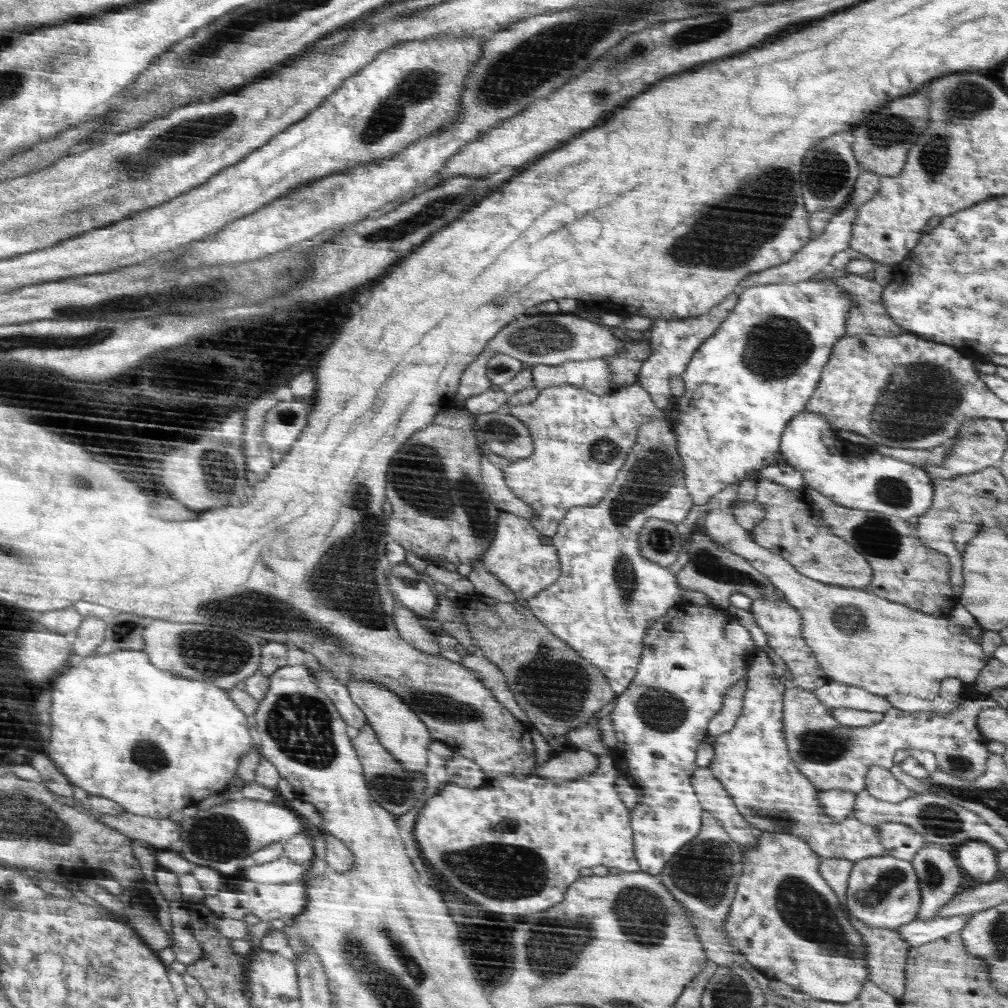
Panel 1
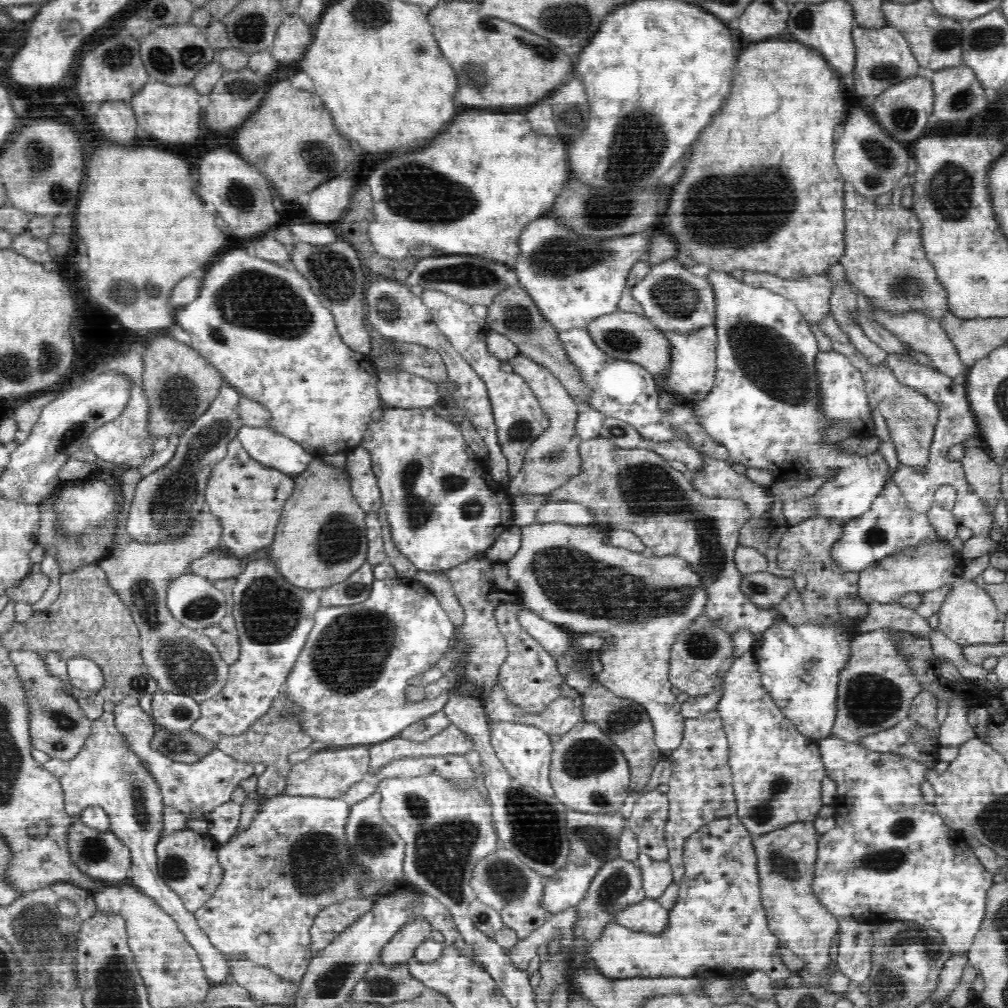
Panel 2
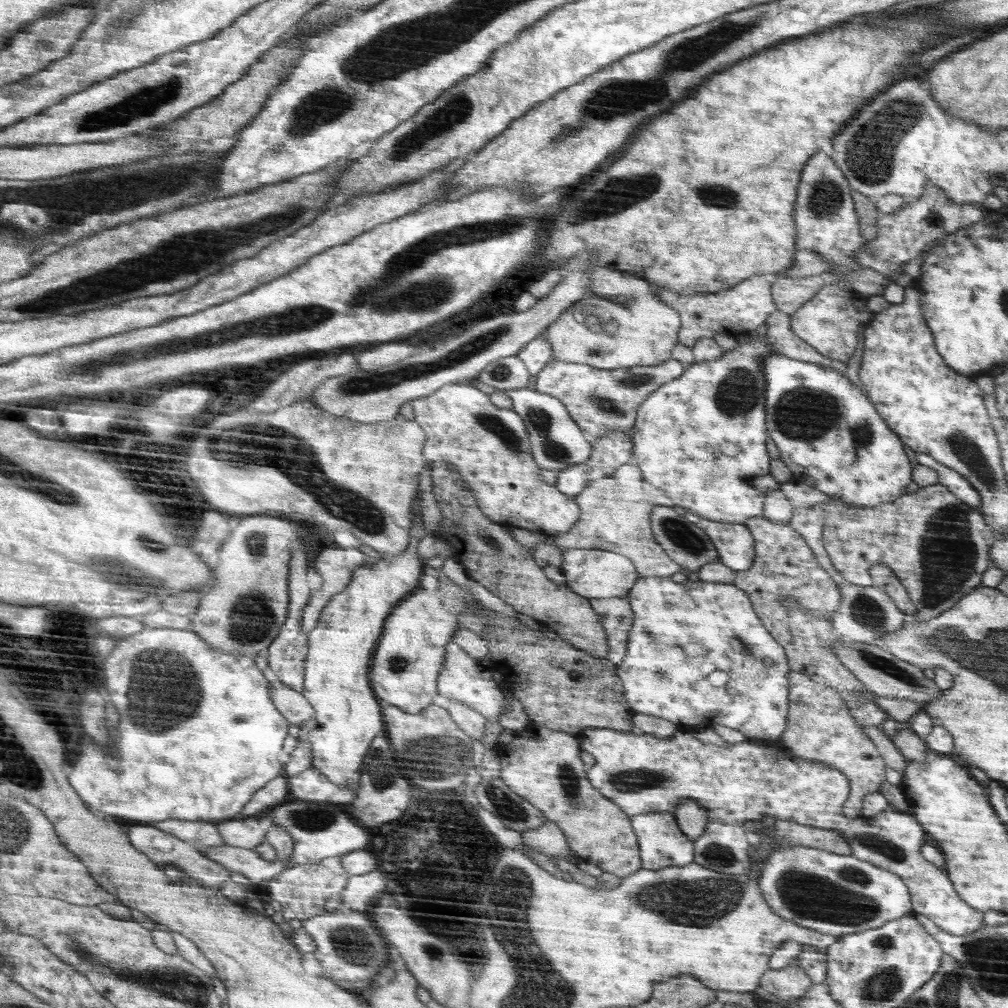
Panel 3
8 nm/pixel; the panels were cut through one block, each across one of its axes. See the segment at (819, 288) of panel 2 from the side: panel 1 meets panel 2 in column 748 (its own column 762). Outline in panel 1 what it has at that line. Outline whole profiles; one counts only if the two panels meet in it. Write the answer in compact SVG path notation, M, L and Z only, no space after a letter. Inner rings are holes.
M847 205L846 208L839 210L826 225L825 231L817 236L815 239L811 238L804 248L801 248L796 255L793 256L789 262L760 271L744 278L738 290L750 288L751 286L762 286L763 284L780 284L782 282L789 282L796 284L810 279L813 274L822 270L830 269L831 260L837 252L849 249L849 242L852 238L853 222L858 216L859 206Z

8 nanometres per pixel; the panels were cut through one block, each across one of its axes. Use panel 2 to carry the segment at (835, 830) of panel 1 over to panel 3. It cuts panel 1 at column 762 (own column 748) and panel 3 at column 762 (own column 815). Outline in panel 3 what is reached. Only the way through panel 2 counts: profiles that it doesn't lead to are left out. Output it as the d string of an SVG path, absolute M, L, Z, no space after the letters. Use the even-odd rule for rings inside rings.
M602 726L584 728L575 735L581 739L581 748L595 758L595 764L588 772L590 784L601 792L602 796L609 797L614 804L620 805L631 817L646 812L674 813L682 800L694 800L696 804L706 808L706 812L710 812L709 822L741 826L746 820L764 820L771 817L795 820L798 824L811 827L830 828L842 832L842 836L853 848L852 856L877 868L896 873L902 878L902 881L909 886L913 914L926 916L936 924L937 928L956 936L970 935L984 925L984 914L961 900L946 870L934 867L920 853L920 847L926 844L924 837L926 831L910 809L905 811L894 805L888 805L884 811L870 819L850 819L845 815L844 804L849 798L849 783L852 781L841 769L836 769L822 761L798 757L788 748L765 746L767 742L762 740L745 740L741 743L716 746L704 744L691 732L679 729L670 740L662 740L661 737L646 733L642 735L623 733Z

